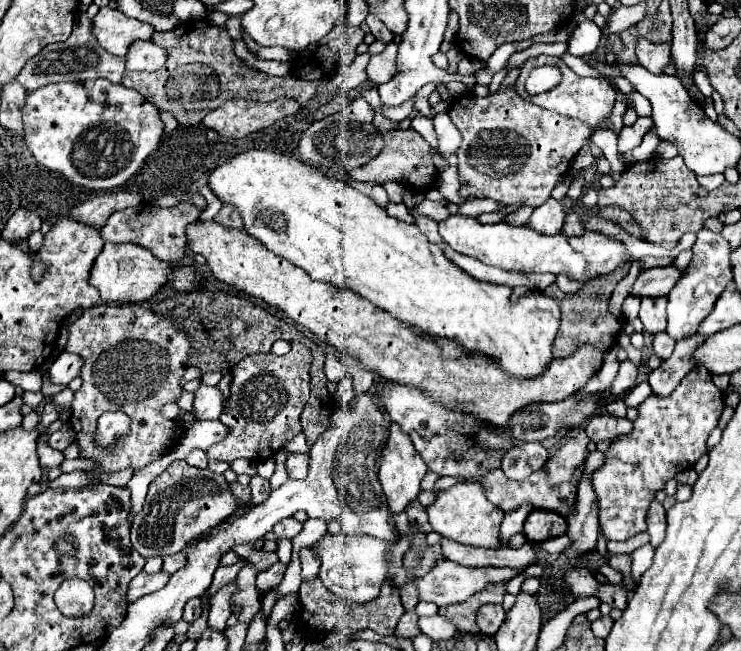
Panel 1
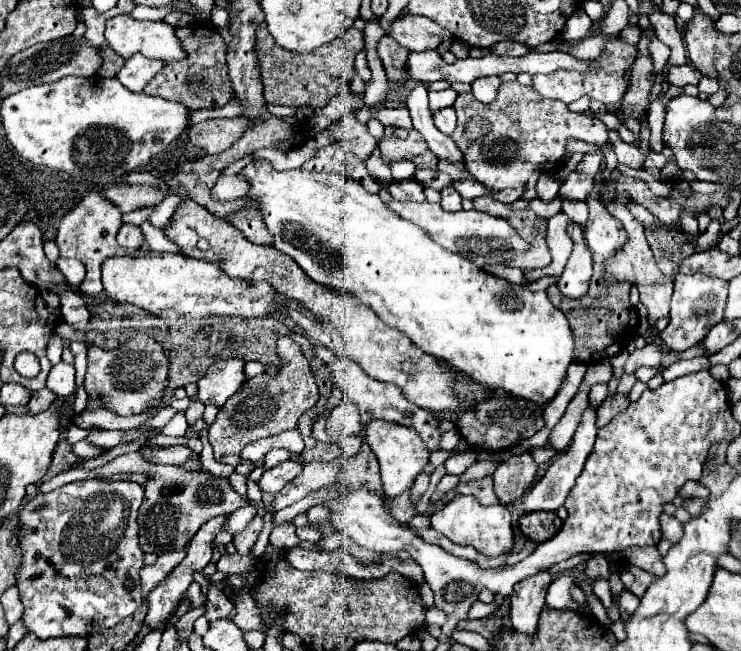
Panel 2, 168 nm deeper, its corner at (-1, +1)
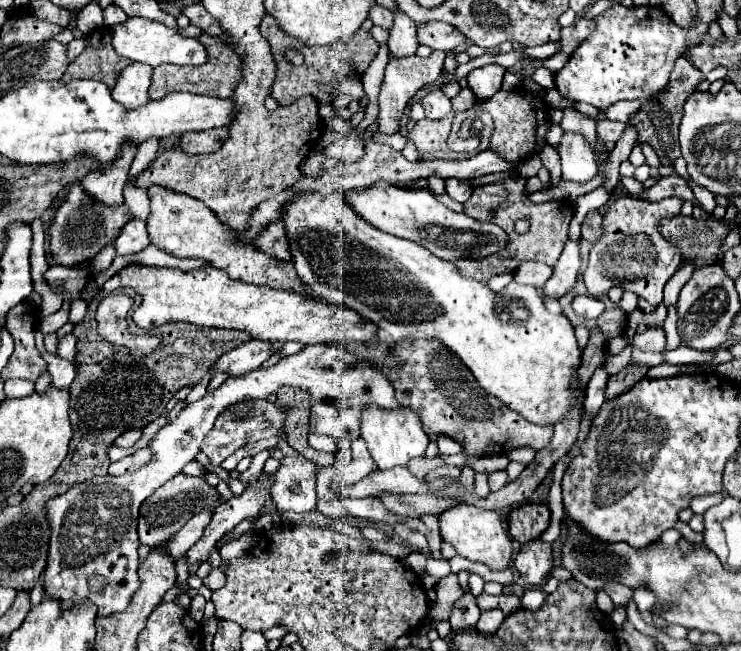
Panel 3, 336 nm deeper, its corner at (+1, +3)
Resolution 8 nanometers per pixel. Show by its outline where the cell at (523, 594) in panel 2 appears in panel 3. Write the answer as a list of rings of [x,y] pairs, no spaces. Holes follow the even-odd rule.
[[[534,540],[526,550],[518,552],[514,566],[526,584],[544,584],[552,570],[552,548]]]

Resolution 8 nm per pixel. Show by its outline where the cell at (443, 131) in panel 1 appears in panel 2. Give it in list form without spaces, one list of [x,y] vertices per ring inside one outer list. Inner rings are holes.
[[[442,108],[442,110],[434,112],[432,118],[434,118],[436,128],[442,134],[448,134],[450,136],[454,132],[454,128],[456,128],[456,112],[454,112],[454,108]]]

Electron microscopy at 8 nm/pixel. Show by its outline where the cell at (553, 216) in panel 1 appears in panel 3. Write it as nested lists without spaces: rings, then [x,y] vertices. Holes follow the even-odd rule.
[[[564,134],[558,154],[562,160],[562,178],[570,182],[588,182],[596,176],[598,164],[588,142],[580,134]]]

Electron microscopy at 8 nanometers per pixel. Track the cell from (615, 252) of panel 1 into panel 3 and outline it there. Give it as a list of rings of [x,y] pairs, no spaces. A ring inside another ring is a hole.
[[[568,238],[562,256],[554,264],[552,278],[542,288],[544,296],[560,298],[566,292],[570,292],[574,288],[574,284],[576,284],[578,272],[580,272],[580,244],[576,240],[572,240],[572,238]]]

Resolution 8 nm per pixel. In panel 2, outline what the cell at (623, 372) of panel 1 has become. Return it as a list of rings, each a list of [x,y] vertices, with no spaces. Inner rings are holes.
[[[646,344],[640,350],[634,350],[626,362],[626,372],[634,374],[640,366],[660,366],[662,364],[662,350],[656,344]]]

